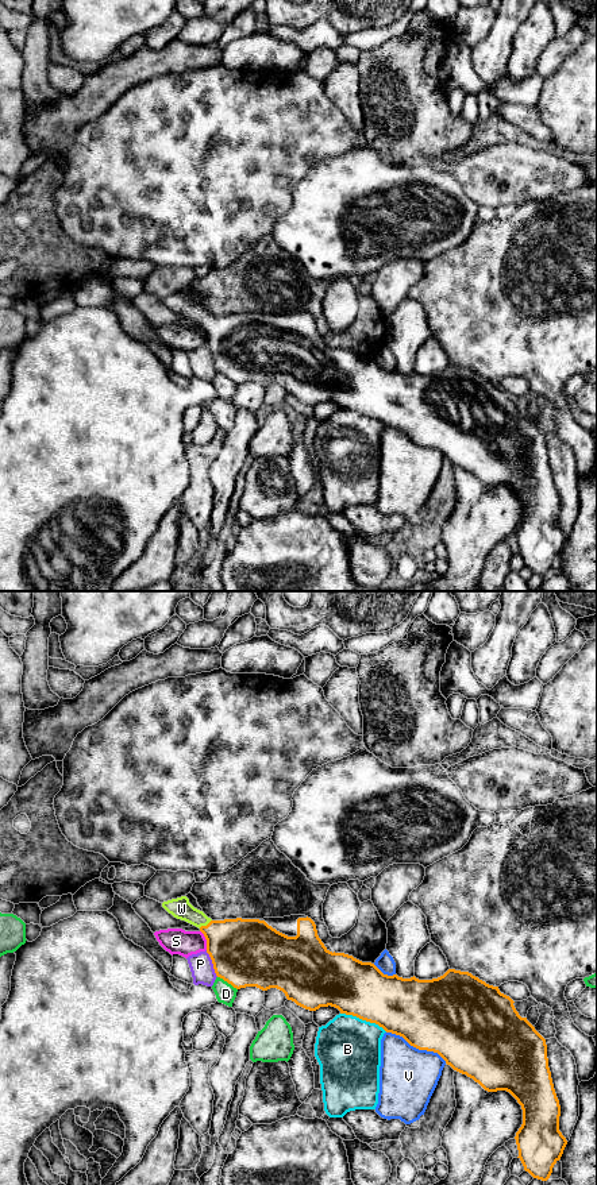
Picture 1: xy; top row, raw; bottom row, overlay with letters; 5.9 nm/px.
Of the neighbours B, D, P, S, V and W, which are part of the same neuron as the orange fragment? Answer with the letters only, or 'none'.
W

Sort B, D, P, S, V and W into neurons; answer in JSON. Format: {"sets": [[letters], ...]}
{"sets": [["B"], ["D"], ["P"], ["S"], ["V"], ["W"]]}

